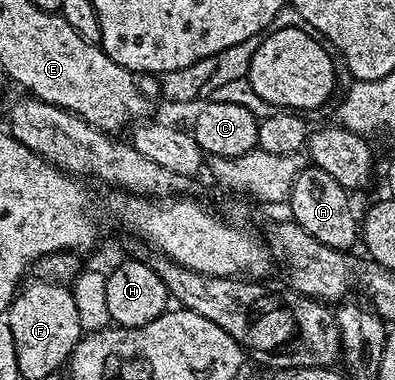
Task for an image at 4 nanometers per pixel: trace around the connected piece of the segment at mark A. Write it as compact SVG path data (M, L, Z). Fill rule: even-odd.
M306 166L301 169L291 186L291 194L287 201L288 215L311 238L323 242L323 246L331 246L337 252L348 253L349 247L359 240L359 216L353 213L349 205L350 193L343 186L335 182L331 175L320 168Z

